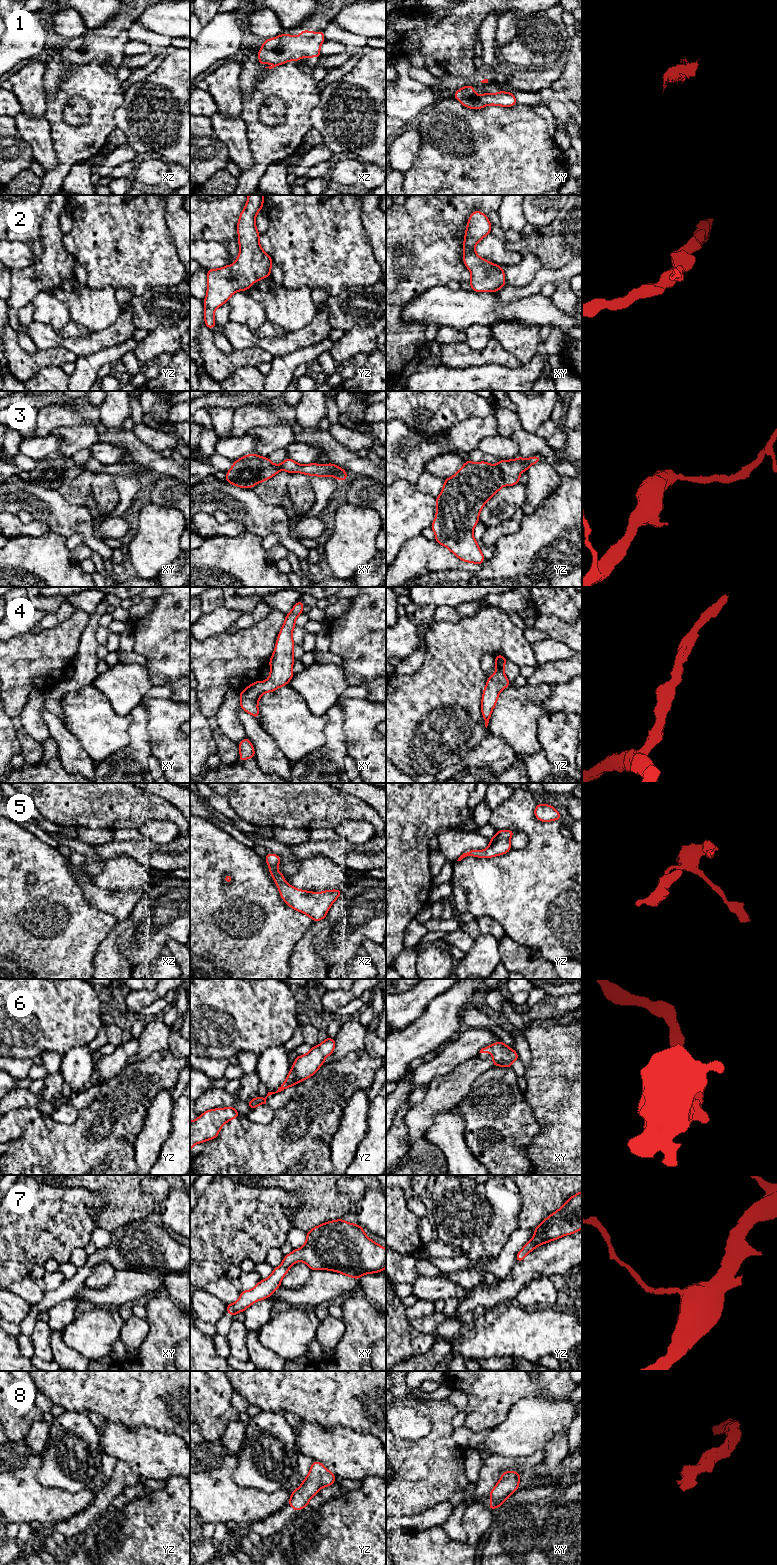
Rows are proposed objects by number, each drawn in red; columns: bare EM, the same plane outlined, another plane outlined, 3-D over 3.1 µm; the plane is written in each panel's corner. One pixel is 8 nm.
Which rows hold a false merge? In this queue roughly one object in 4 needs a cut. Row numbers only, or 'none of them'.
none of them

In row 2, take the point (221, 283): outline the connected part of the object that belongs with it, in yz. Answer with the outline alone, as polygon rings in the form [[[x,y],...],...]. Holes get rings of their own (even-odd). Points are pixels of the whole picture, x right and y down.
[[[248,195],[237,224],[240,252],[236,262],[207,271],[204,320],[209,329],[216,325],[215,310],[228,302],[236,291],[247,291],[254,282],[271,275],[273,260],[261,248],[255,224],[257,213],[264,207],[263,200],[263,195]]]

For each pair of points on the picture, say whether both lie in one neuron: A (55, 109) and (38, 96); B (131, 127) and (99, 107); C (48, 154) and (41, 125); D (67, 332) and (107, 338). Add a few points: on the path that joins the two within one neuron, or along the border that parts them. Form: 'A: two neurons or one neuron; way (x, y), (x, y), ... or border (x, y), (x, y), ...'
A: two neurons; border (43, 79), (46, 105), (44, 116)
B: two neurons; border (124, 94), (122, 104), (115, 112), (116, 127)
C: one neuron; way (42, 147), (41, 132)
D: two neurons; border (92, 333), (86, 336), (65, 338)

